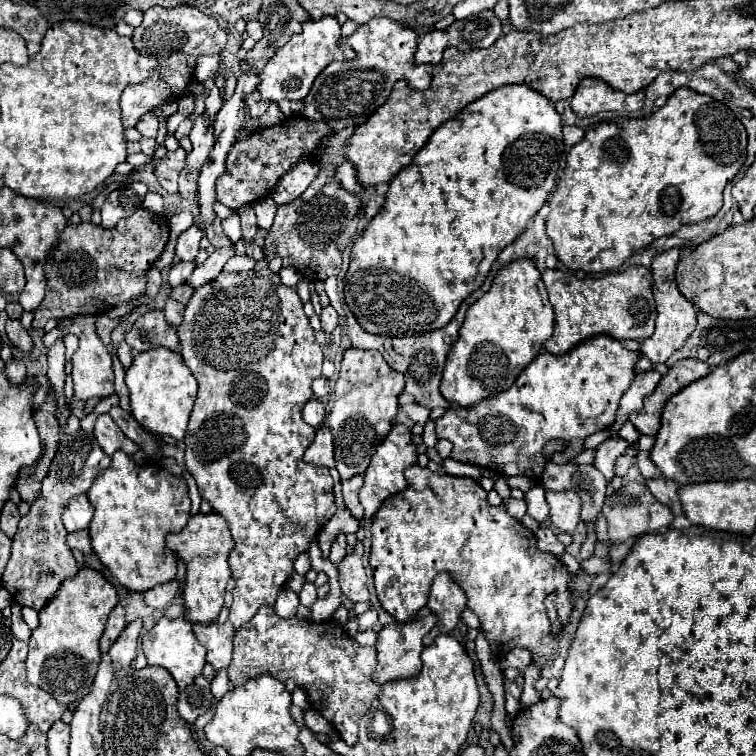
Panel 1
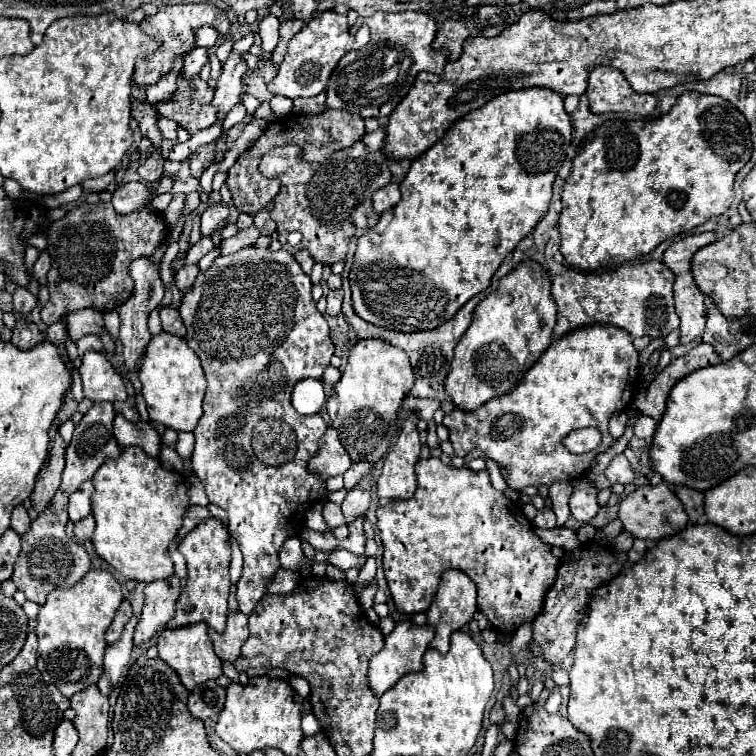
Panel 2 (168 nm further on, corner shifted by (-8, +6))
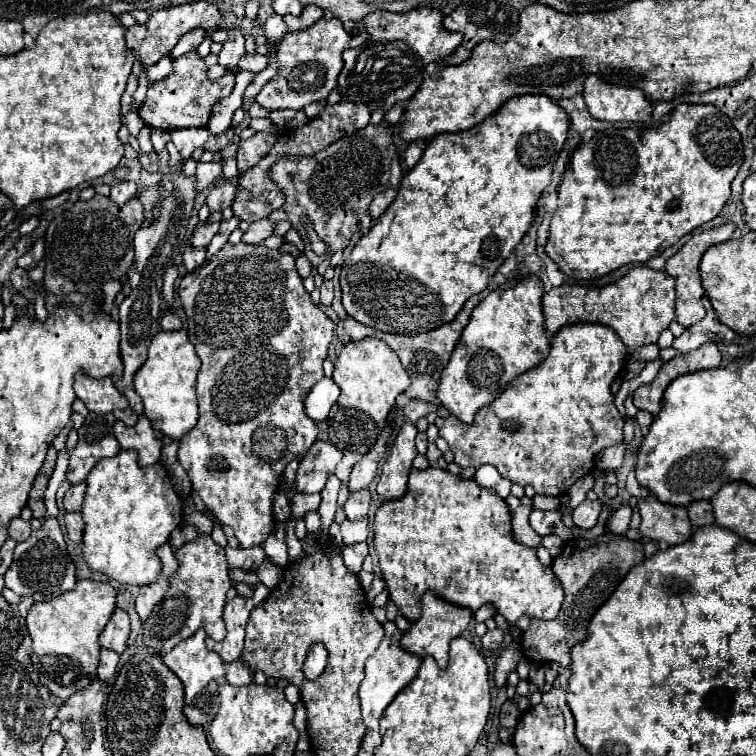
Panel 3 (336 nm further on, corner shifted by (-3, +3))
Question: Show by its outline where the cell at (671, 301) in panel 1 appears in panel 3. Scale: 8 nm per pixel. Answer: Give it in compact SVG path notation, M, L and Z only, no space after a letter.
M724 224L724 226L720 226L720 228L694 234L672 258L666 260L666 272L676 280L676 292L678 292L678 300L676 300L676 322L678 322L680 326L690 328L690 326L694 326L696 322L700 322L700 320L704 318L704 312L706 312L706 308L704 308L706 292L704 292L704 288L702 288L702 282L700 282L698 264L700 264L702 254L704 254L712 244L730 240L734 228L736 228L734 224Z

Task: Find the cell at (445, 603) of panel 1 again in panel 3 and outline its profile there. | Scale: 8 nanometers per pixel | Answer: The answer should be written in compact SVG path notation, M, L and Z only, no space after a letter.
M432 590L426 592L422 596L422 616L420 620L404 634L402 638L402 648L406 648L408 652L416 652L416 656L420 658L426 658L426 656L432 656L438 666L446 668L448 664L448 646L450 646L450 640L460 636L468 622L472 620L472 610L470 608L460 608L458 604L452 604L440 596L436 596Z

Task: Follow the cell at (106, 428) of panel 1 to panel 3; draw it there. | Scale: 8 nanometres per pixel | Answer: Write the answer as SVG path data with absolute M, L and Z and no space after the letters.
M144 414L138 416L134 426L126 426L124 422L116 420L114 436L122 450L134 448L138 452L138 462L142 466L152 466L158 462L162 450L162 432L154 430Z

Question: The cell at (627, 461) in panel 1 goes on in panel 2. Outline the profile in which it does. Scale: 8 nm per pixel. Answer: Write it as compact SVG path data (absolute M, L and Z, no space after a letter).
M619 453L611 459L611 463L605 469L605 475L611 483L621 483L621 485L629 485L635 479L635 473L633 473L633 469L623 453Z

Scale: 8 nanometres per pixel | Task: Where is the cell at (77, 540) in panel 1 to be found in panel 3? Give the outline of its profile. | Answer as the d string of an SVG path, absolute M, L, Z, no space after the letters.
M72 512L72 514L66 514L66 532L68 532L68 538L72 542L82 542L82 532L84 532L84 520L82 520L82 514L80 512Z

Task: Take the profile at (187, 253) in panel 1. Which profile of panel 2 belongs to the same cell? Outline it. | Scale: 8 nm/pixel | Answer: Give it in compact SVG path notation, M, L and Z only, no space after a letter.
M215 203L215 205L209 205L203 215L201 215L201 235L207 237L215 231L215 227L229 217L229 205L227 203Z

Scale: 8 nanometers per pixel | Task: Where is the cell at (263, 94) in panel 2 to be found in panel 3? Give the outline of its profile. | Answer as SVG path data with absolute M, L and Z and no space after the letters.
M258 52L254 54L246 54L242 60L240 60L240 68L252 72L252 74L260 74L262 70L268 68L268 58L266 56L260 56Z

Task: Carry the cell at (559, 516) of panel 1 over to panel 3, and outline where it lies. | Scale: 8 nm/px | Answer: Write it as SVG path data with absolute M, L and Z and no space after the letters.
M584 500L580 506L574 508L572 512L572 520L576 526L580 528L592 528L598 522L598 514L600 514L600 500Z

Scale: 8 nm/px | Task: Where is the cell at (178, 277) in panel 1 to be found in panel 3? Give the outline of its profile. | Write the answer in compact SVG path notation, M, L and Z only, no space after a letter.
M198 226L194 236L192 236L192 246L198 250L206 248L216 232L218 232L218 226Z

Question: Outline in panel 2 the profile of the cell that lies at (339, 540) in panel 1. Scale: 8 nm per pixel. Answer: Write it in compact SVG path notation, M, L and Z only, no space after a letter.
M373 469L353 489L347 491L347 497L345 497L343 505L341 505L347 523L369 509L369 501L371 501L371 481L373 481Z

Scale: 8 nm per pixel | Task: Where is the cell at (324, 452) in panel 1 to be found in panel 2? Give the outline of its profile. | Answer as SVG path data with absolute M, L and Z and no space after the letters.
M333 427L327 429L327 433L319 439L319 449L309 459L309 473L319 473L323 481L333 475L343 475L351 467L349 453L341 445L337 431Z

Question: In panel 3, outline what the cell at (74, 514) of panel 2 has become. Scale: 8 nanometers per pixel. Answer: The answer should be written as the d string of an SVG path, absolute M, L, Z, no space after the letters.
M86 482L74 484L74 486L64 494L64 508L66 508L66 512L80 512L82 502L84 502L84 492L86 492Z

